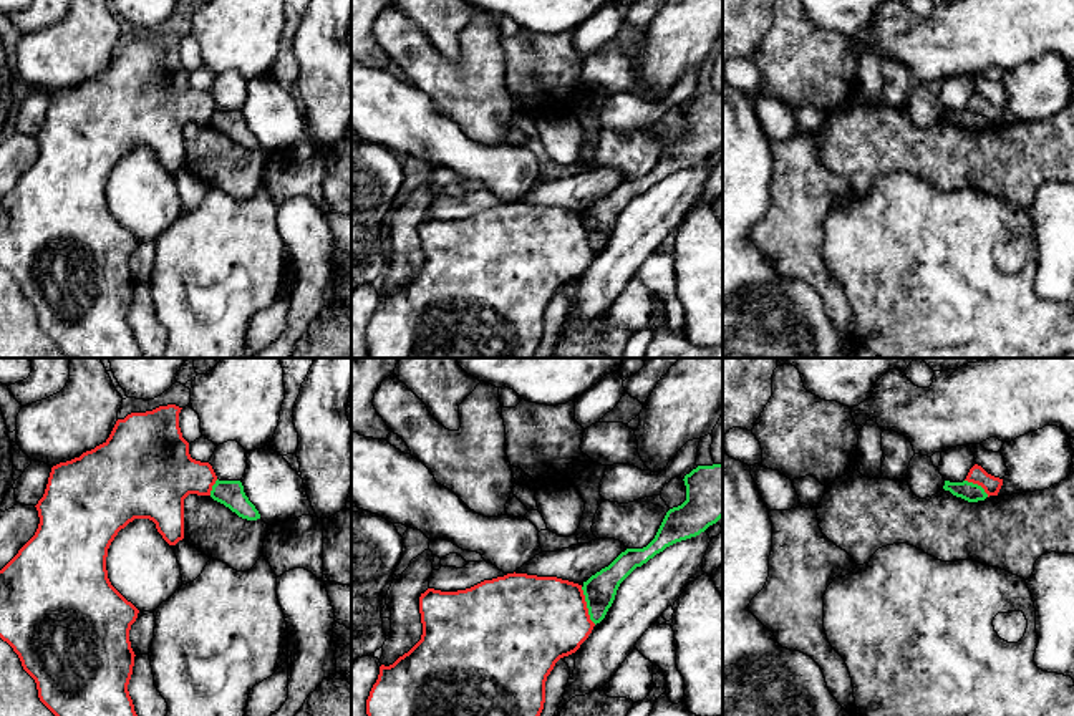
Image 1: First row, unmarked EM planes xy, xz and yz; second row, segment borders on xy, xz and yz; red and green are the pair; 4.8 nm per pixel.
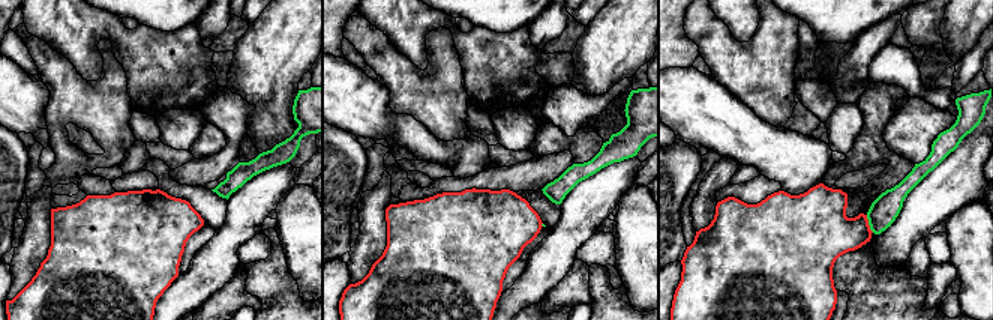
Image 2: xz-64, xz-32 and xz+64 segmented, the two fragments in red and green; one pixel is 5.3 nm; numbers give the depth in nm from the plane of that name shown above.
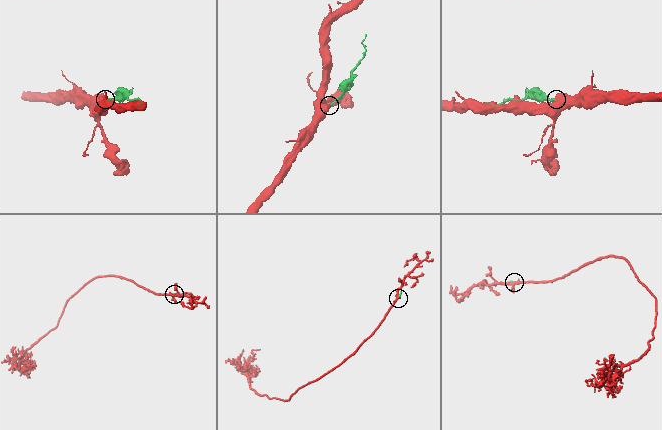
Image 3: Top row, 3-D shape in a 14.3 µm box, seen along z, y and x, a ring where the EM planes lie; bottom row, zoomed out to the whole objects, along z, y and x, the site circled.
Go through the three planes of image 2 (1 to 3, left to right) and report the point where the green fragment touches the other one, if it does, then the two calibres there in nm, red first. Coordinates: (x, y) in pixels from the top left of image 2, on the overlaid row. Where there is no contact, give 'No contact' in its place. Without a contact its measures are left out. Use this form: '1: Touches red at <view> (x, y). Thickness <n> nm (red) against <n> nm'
1: No contact
2: Touches red at xz-32 (542, 223). Thickness 380 nm (red) against 20 nm
3: Touches red at xz+64 (867, 224). Thickness 320 nm (red) against 150 nm

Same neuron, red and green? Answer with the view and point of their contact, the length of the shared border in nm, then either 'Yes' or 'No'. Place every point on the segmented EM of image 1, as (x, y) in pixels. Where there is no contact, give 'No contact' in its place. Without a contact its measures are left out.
Touches red at xz (585, 605). Shared border 200 nm. No

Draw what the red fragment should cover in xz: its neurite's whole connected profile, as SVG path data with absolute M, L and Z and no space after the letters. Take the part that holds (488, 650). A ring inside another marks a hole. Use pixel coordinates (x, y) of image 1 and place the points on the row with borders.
M515 572L484 580L471 588L457 592L428 588L419 597L419 613L423 623L421 640L393 665L380 666L378 680L366 699L368 716L540 716L545 703L547 676L560 658L568 656L580 648L595 626L588 615L582 585L557 577L537 577Z

